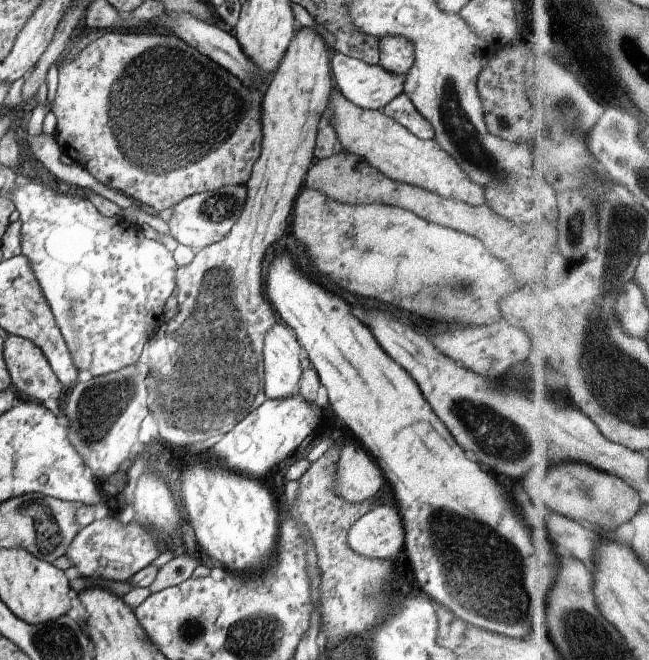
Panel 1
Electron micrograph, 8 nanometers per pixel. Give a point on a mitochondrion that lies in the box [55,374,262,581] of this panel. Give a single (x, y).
(93, 415)

